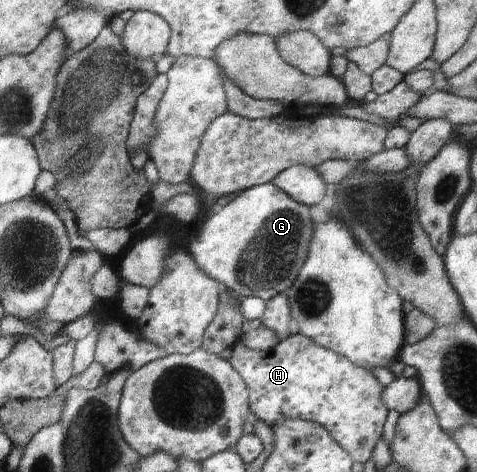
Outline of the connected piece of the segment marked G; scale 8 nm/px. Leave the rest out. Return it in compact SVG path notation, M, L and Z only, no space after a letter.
M273 182L255 186L249 191L242 191L226 207L218 208L215 214L210 215L197 229L196 238L190 244L190 253L198 268L215 282L220 282L221 287L230 293L242 298L259 297L268 303L292 287L308 257L315 226L310 209L308 205L294 201Z

